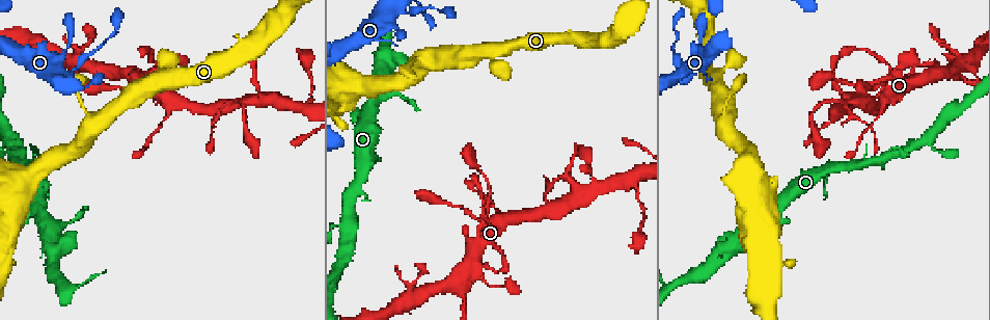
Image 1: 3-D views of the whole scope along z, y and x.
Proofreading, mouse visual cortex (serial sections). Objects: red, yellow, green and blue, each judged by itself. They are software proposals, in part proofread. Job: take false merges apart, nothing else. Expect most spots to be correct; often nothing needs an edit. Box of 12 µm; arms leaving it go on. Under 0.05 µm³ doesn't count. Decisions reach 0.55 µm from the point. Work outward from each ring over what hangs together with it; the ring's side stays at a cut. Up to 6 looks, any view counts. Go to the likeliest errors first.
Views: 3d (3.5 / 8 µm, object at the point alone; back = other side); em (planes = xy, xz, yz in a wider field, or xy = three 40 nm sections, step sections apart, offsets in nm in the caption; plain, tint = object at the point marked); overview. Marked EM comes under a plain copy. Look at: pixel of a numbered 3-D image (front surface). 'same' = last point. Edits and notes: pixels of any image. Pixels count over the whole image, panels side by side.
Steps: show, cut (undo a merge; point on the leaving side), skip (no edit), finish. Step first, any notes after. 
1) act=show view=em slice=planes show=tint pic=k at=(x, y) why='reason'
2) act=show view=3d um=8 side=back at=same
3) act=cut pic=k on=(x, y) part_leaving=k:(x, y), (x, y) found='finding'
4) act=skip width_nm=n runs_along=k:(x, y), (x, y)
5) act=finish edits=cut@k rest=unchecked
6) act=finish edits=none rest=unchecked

act=show view=3d um=3.5 pic=1 at=(407, 14) why='sudden change in width'

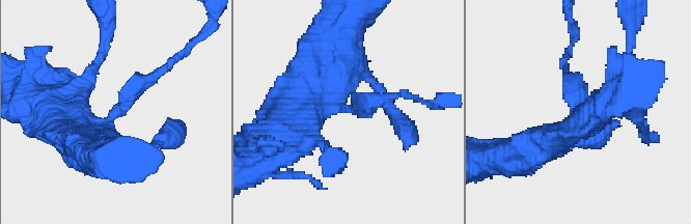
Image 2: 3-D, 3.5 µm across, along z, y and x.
act=show view=em slice=xy step=2 show=tint pic=2 at=(341, 110) arm_widths_nm=250,450 why='now the EM'

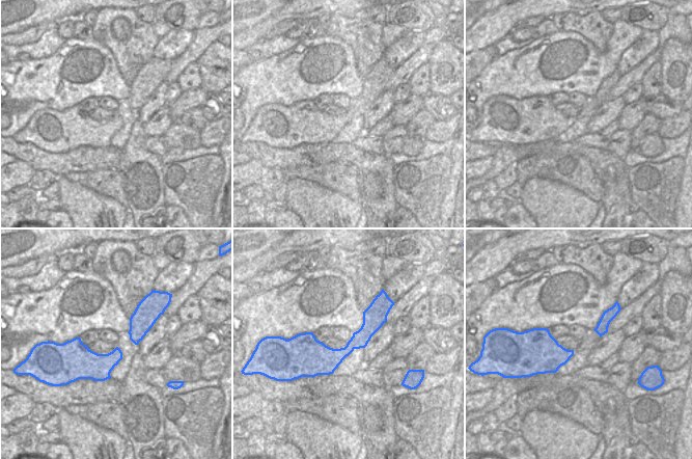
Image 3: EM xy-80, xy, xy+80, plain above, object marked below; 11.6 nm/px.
act=skip runs_along=3:(384, 318), (341, 353), (304, 339) found='all the same cell'

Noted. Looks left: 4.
act=show view=3d um=8 side=back pic=1 at=(167, 110) why='three-way junction'

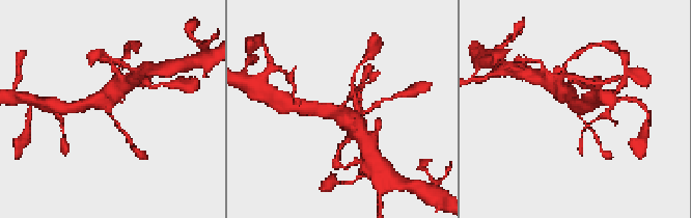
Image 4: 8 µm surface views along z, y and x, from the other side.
act=show view=em slice=xy step=1 show=tint pic=4 at=(338, 109) arms=3 arm_widths_nm=100,400,500 why='need the tissue'

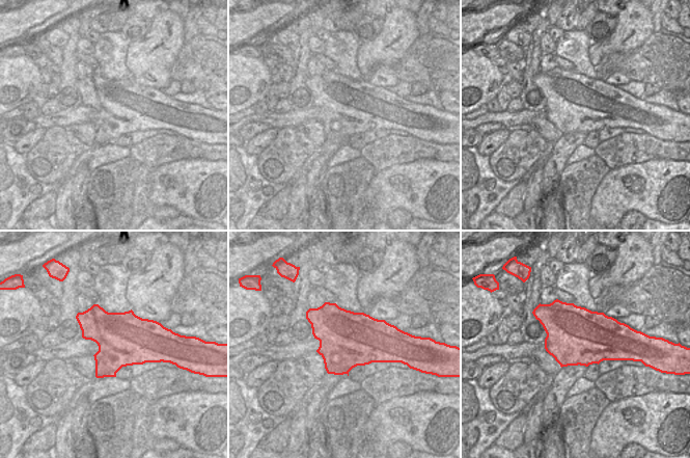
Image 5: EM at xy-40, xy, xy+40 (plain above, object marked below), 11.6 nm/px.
act=skip runs_along=4:(561, 89), (589, 128) found='one cell here'

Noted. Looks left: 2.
act=show view=3d um=3.5 pic=1 at=(843, 100) why='abrupt turn'

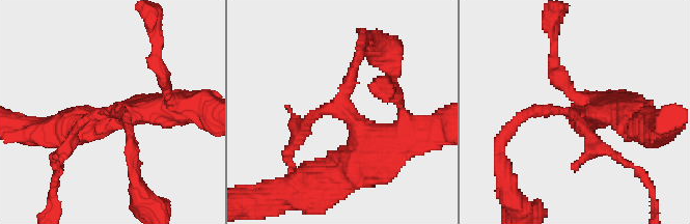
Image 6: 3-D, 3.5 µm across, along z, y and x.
act=show view=em slice=xy step=1 show=tint pic=6 at=(102, 114) arms=3 arm_widths_nm=150,200,350

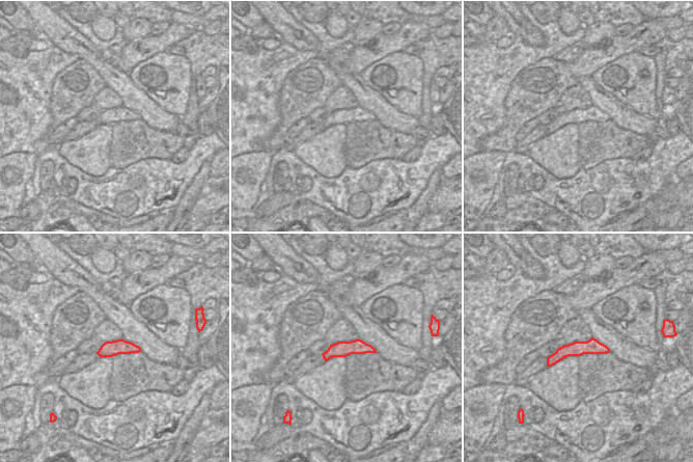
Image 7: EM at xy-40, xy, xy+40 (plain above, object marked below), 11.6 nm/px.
act=skip runs_along=7:(606, 350), (566, 350), (549, 363) found='continuous, no second cell'

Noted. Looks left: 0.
act=finish edits=none rest=unchecked

